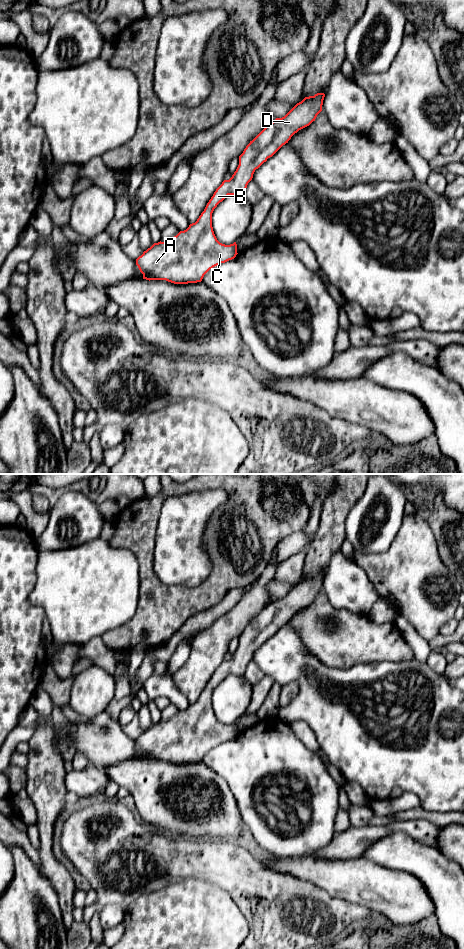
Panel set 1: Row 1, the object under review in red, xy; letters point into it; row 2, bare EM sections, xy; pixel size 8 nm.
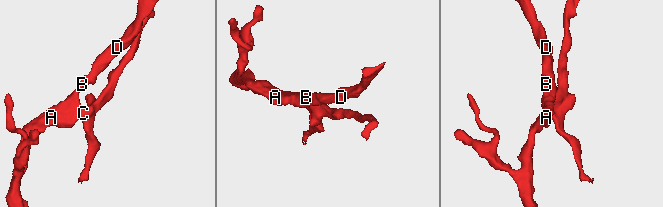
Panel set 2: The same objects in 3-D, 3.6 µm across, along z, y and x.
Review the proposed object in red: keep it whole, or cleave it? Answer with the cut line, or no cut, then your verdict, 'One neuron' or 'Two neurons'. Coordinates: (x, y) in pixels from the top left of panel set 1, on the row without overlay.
No split. One neuron

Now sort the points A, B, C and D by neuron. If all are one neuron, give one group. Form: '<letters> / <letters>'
A B C D

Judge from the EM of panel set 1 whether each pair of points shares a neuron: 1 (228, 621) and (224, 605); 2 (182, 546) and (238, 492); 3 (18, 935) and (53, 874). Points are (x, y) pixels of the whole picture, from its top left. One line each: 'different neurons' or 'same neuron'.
1: different neurons
2: different neurons
3: different neurons

